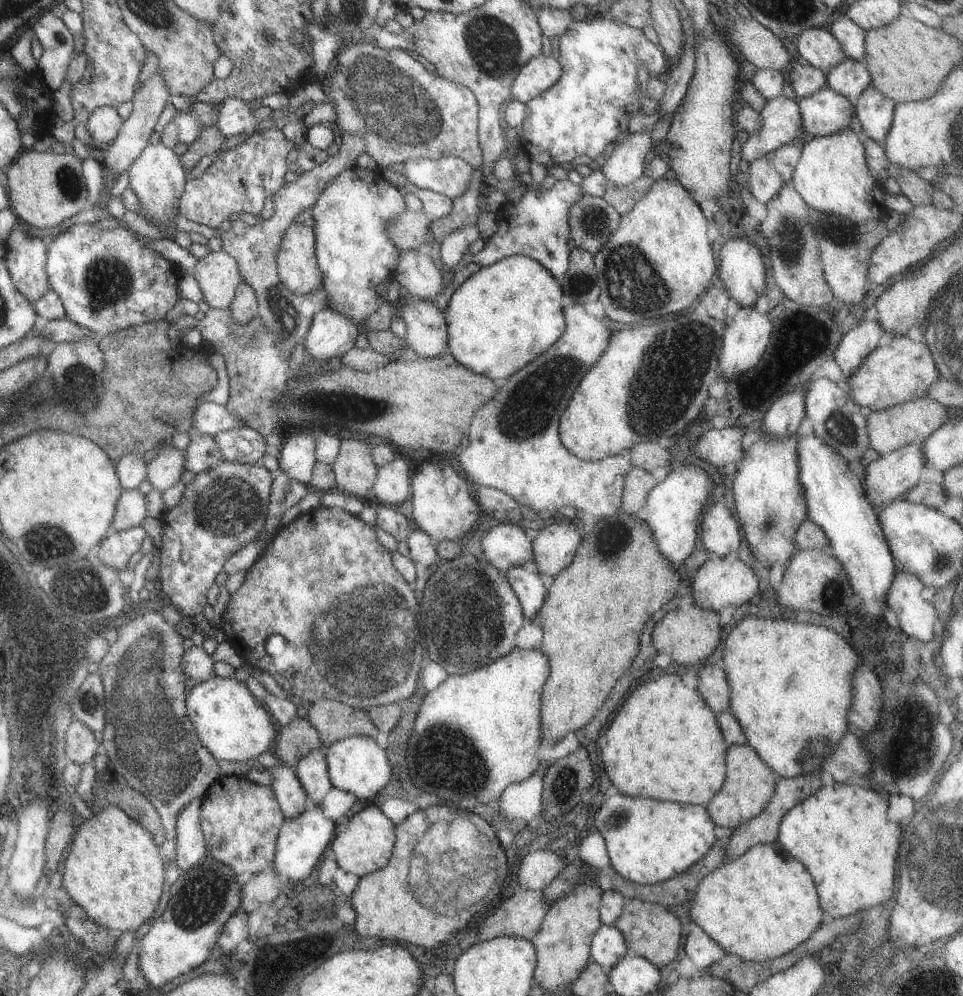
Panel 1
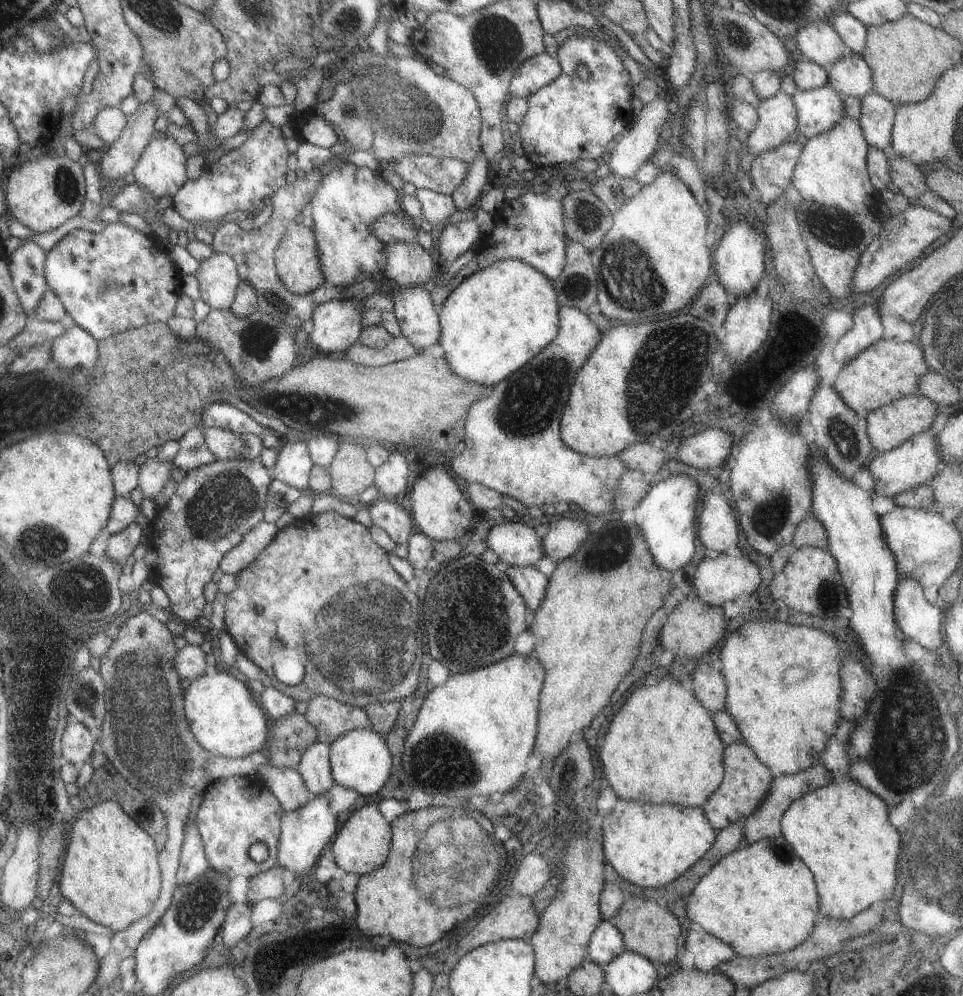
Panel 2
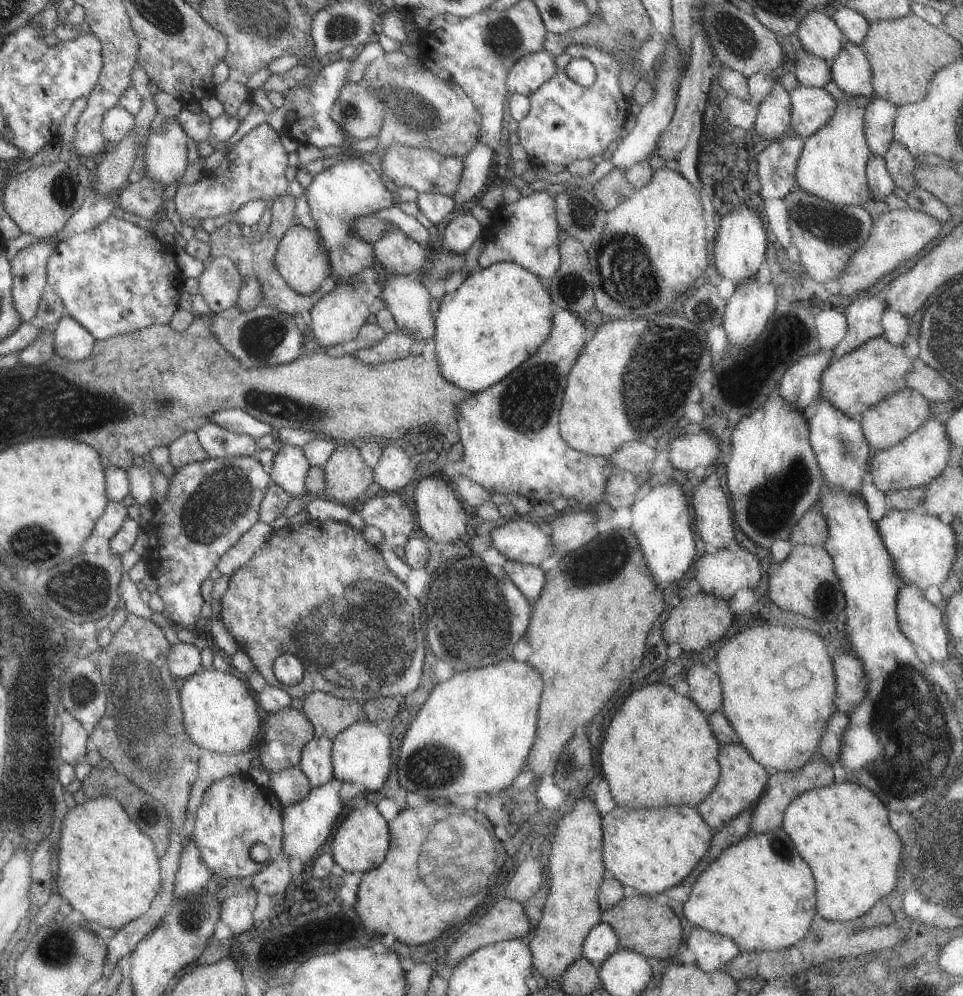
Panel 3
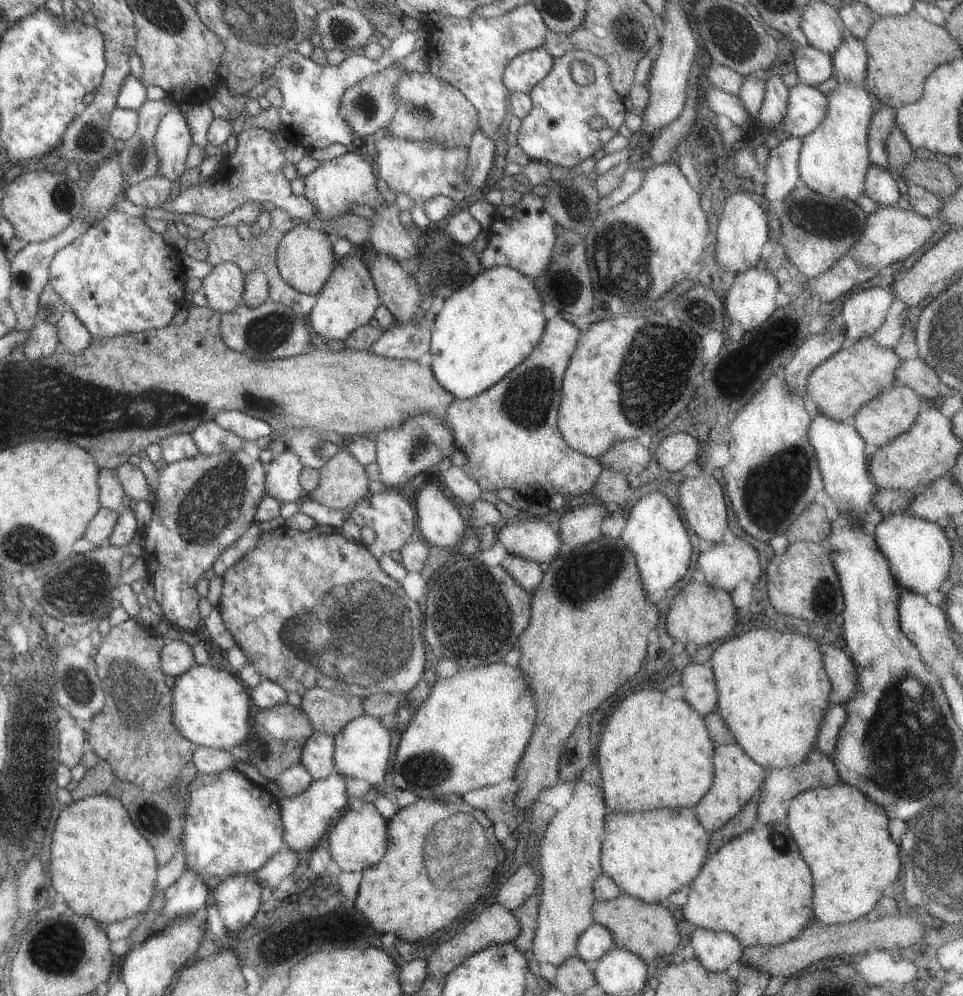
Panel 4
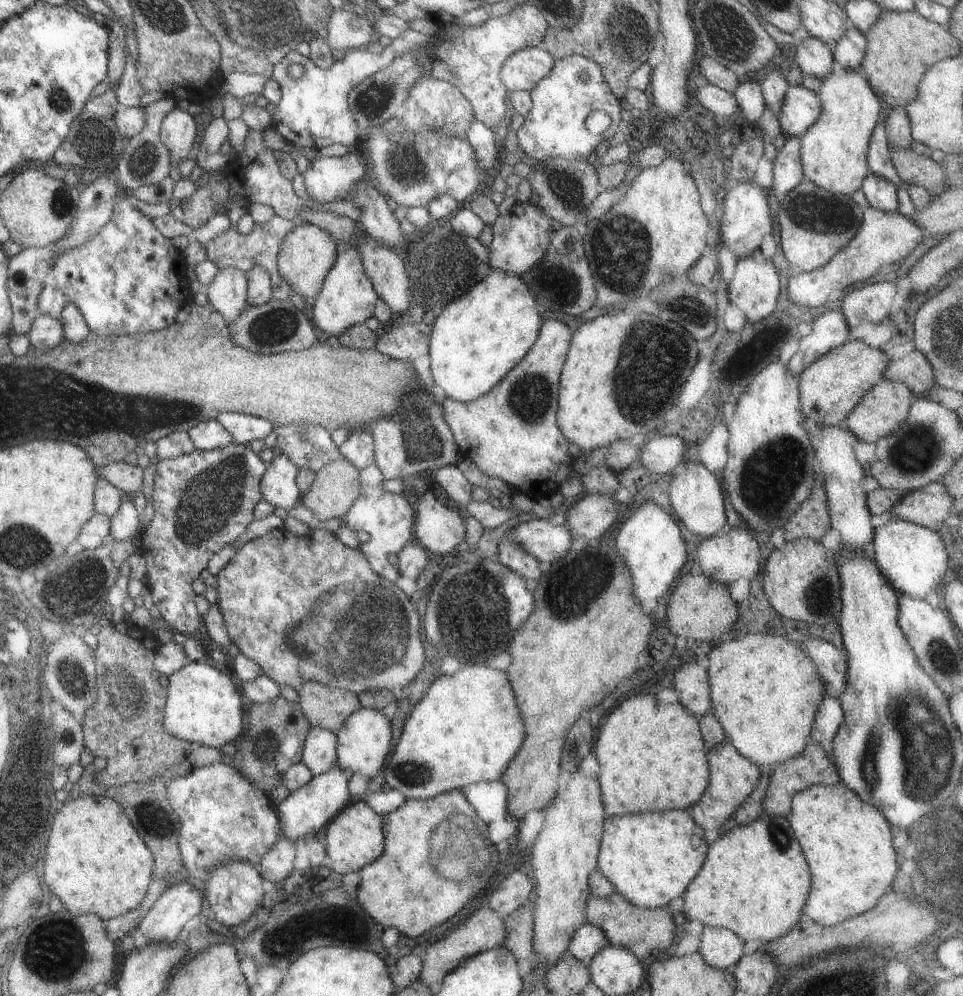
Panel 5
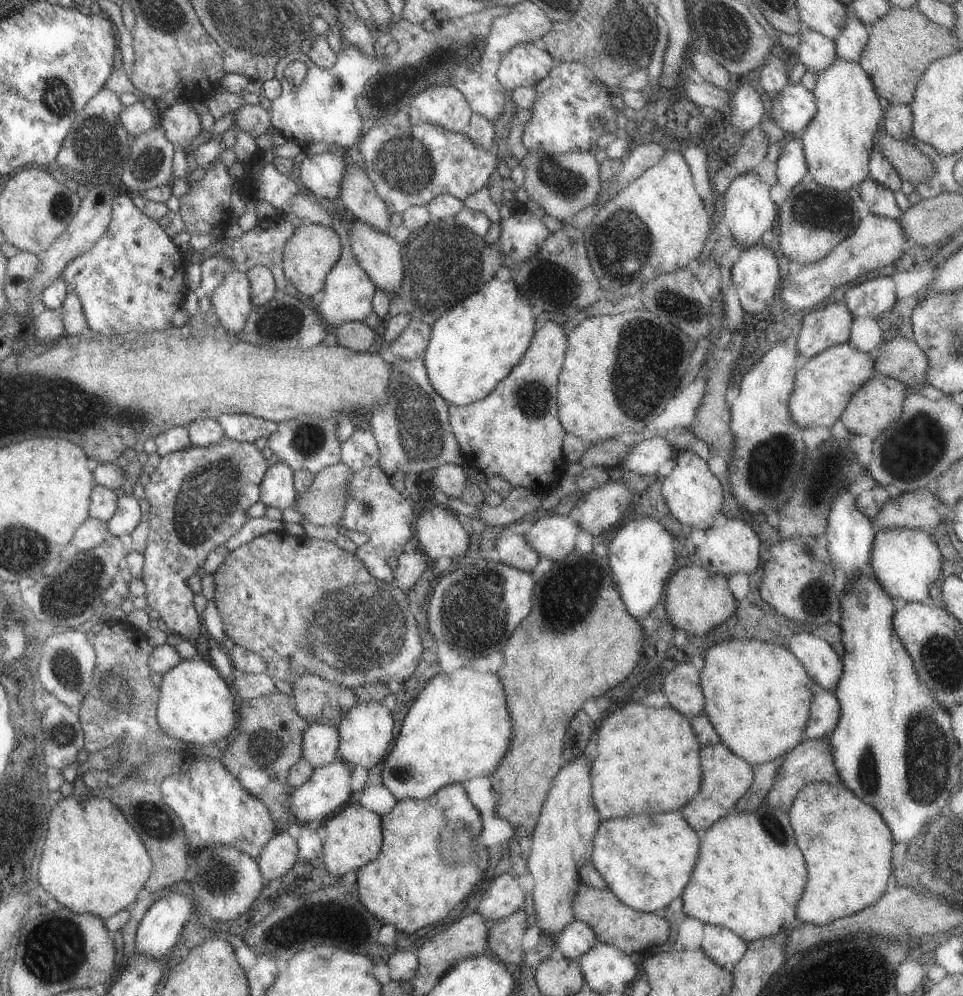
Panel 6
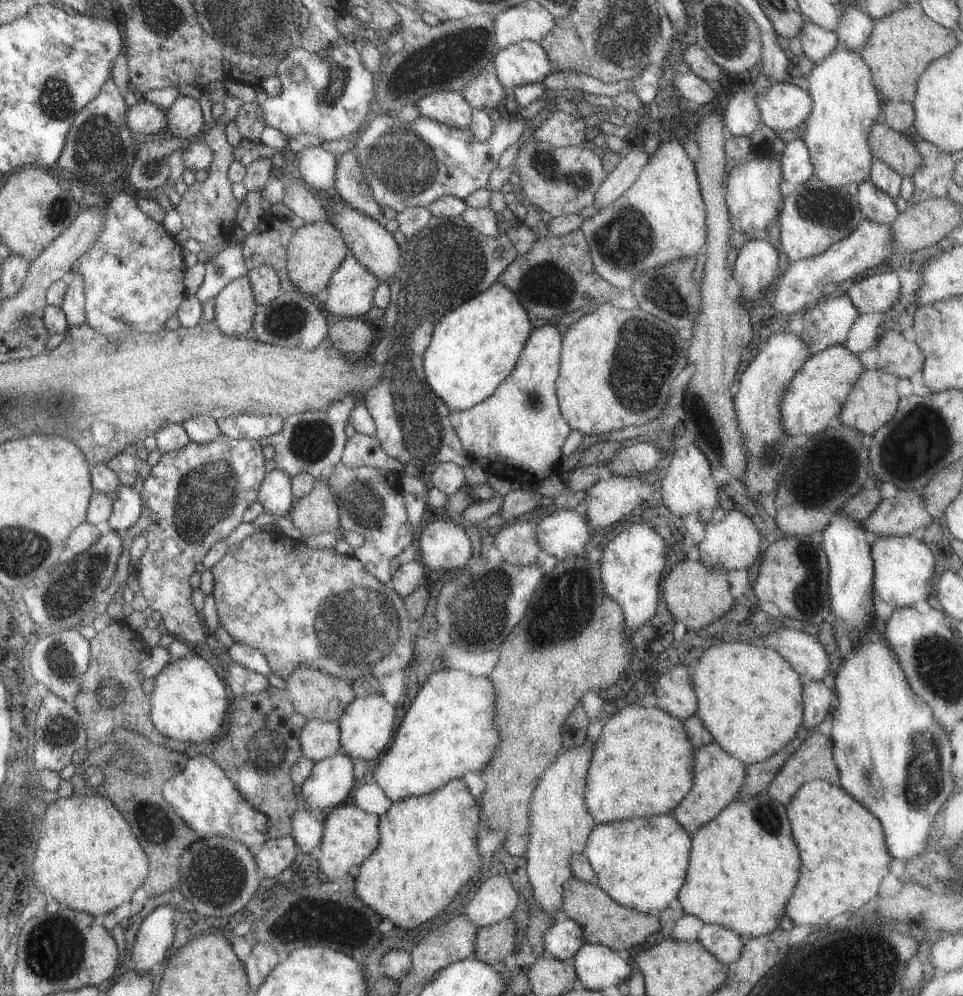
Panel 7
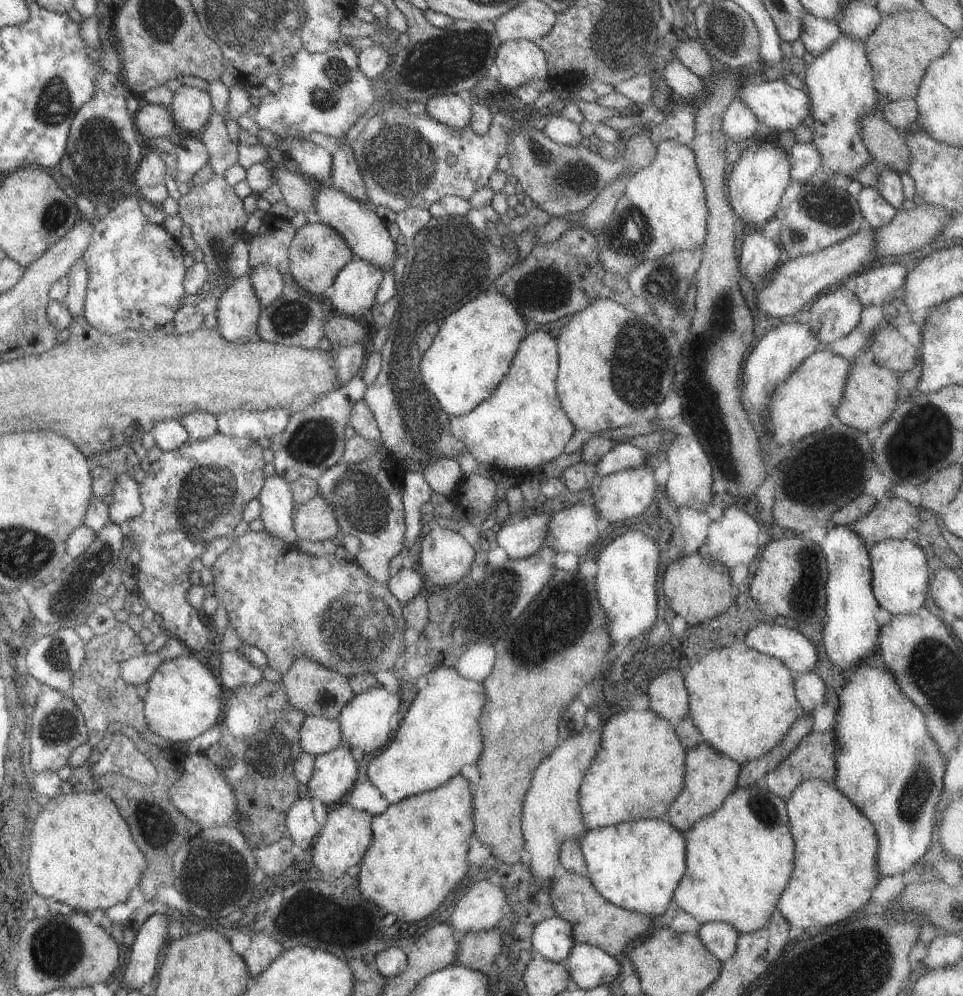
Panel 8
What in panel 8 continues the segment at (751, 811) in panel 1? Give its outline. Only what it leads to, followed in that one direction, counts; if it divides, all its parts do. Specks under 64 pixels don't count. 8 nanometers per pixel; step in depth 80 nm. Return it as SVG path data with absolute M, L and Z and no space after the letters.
M689 717L682 718L674 726L674 731L682 745L687 749L684 754L683 788L669 806L669 810L661 816L679 832L689 830L695 821L711 814L723 802L723 799L733 791L741 765L735 760L719 754L704 742L698 728Z

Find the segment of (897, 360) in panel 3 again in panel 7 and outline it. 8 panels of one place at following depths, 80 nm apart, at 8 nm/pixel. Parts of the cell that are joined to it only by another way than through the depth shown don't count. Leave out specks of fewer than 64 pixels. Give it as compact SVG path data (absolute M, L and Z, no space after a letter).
M833 345L808 355L780 398L780 423L785 434L792 438L797 434L817 435L826 430L831 418L839 414L847 393L863 369L857 355L843 345Z

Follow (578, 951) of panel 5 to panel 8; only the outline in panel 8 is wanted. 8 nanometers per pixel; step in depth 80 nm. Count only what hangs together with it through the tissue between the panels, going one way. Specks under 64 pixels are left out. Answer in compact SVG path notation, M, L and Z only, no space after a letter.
M555 915L544 918L531 929L532 950L543 958L561 963L576 943L572 936L572 926L566 920Z

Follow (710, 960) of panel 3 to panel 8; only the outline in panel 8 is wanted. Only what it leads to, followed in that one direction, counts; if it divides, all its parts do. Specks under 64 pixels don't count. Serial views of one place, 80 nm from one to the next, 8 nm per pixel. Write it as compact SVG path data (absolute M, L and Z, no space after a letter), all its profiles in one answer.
M711 921L700 925L696 936L719 962L723 962L733 956L738 932L727 923Z

